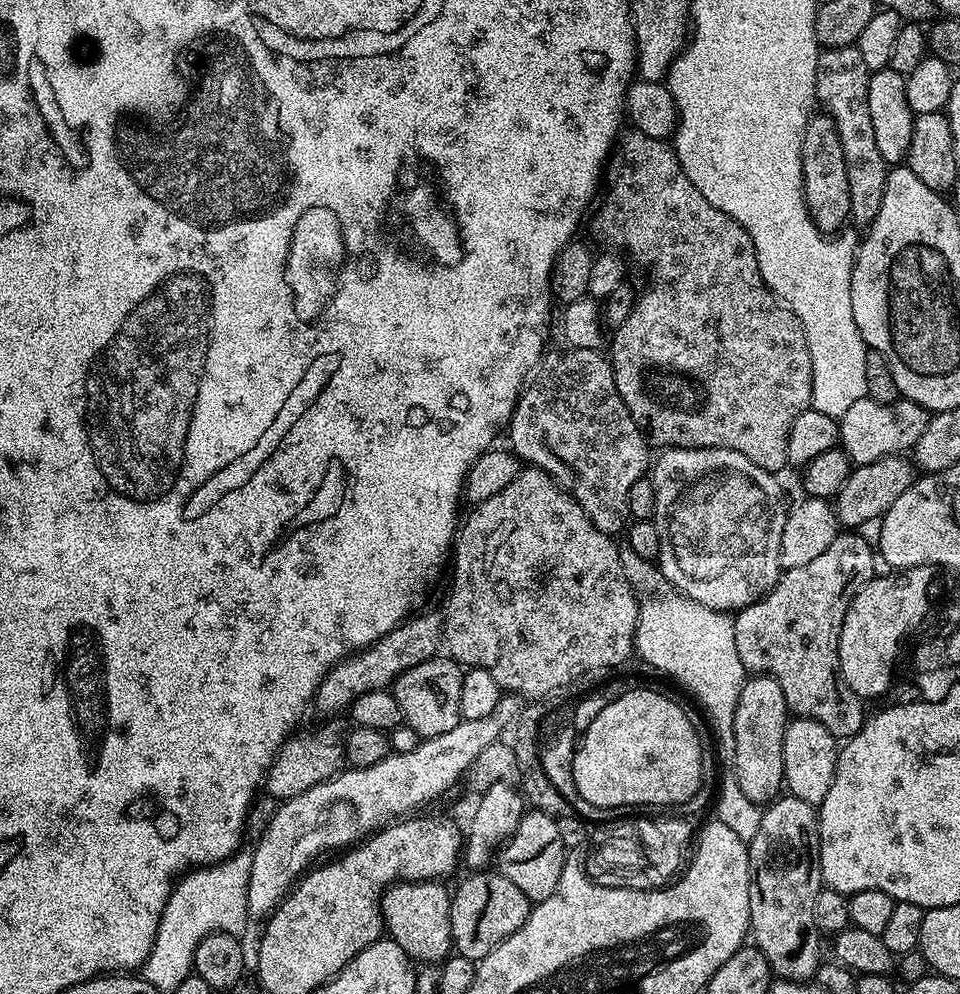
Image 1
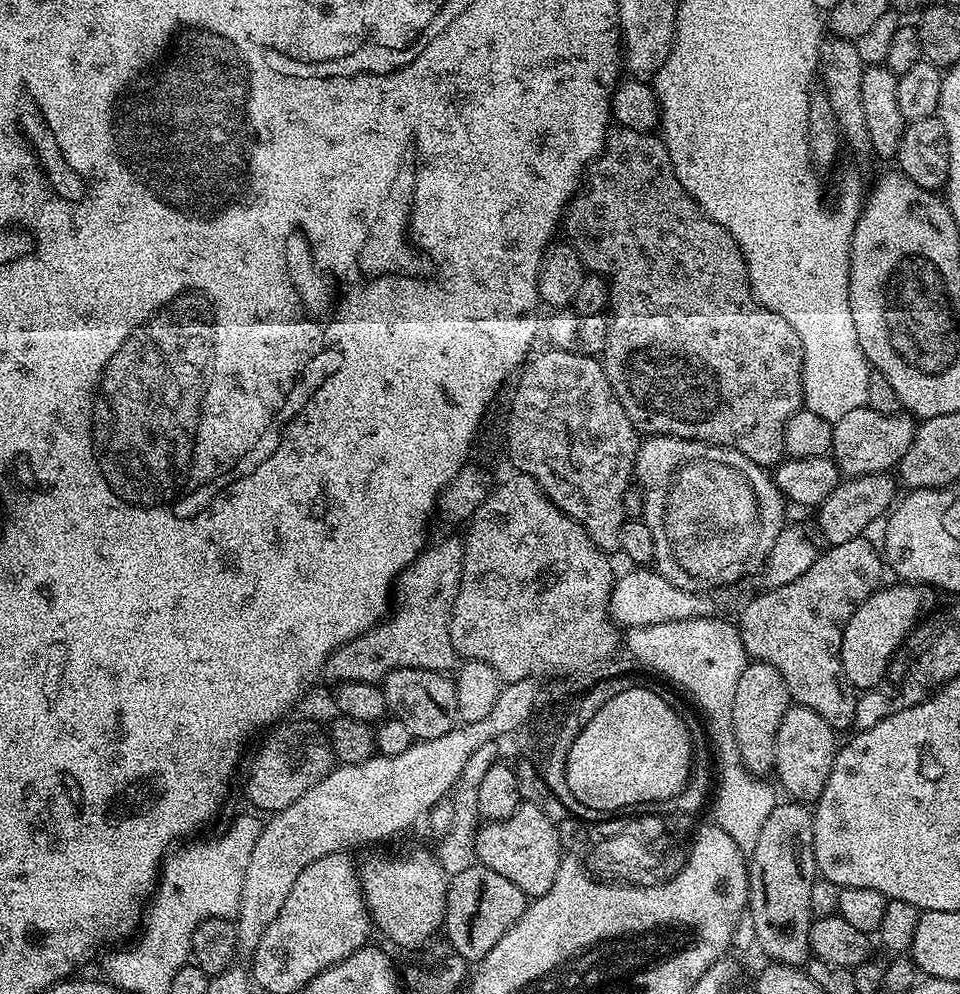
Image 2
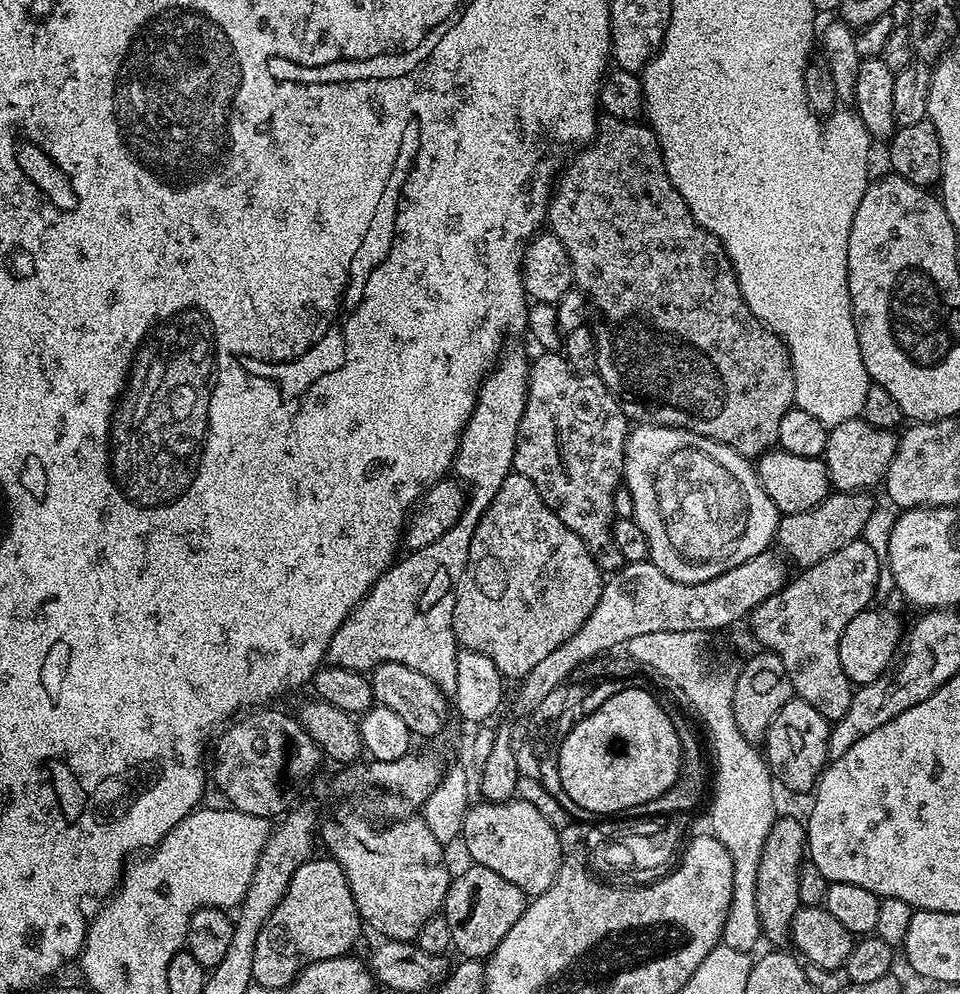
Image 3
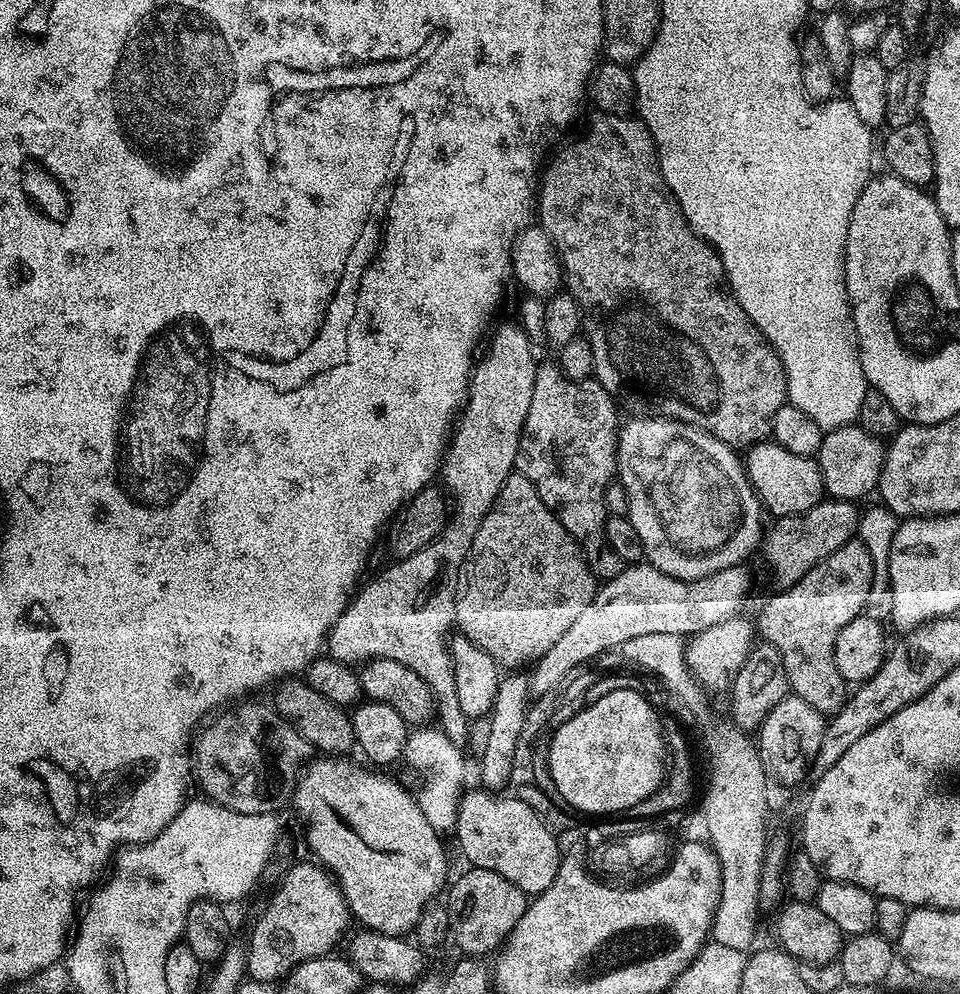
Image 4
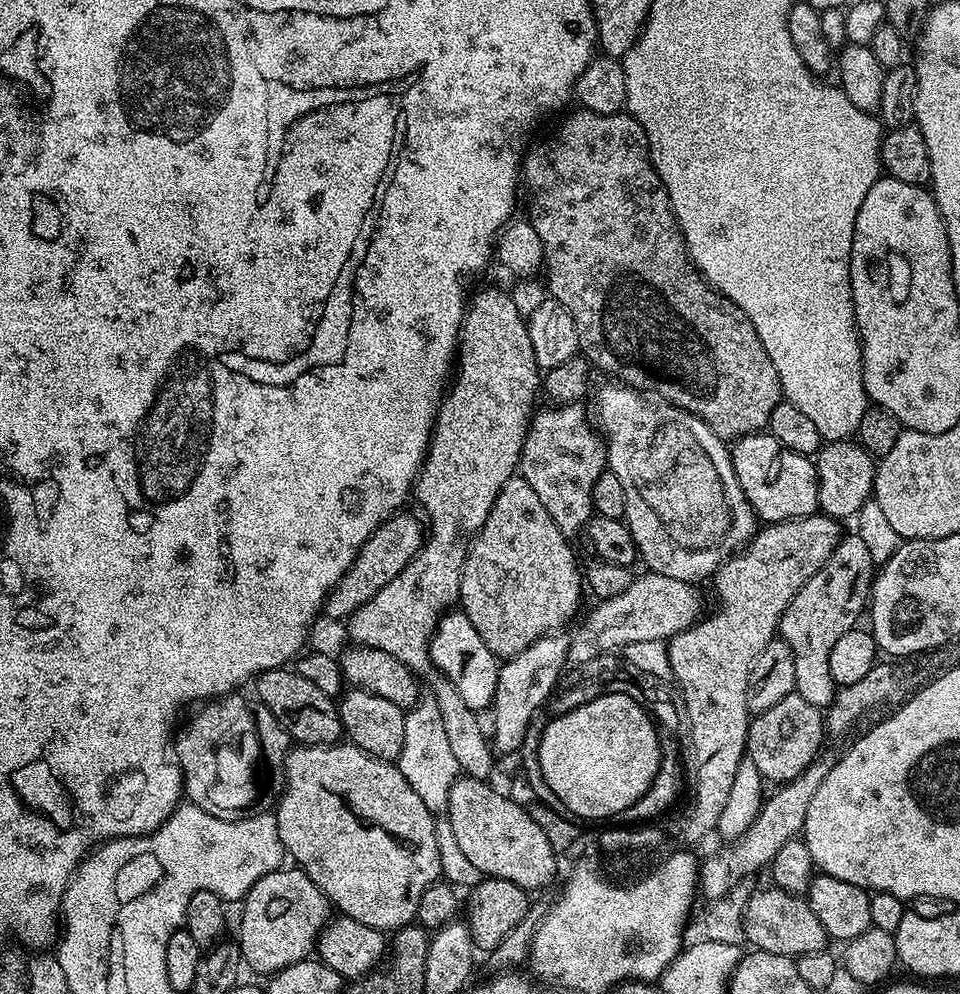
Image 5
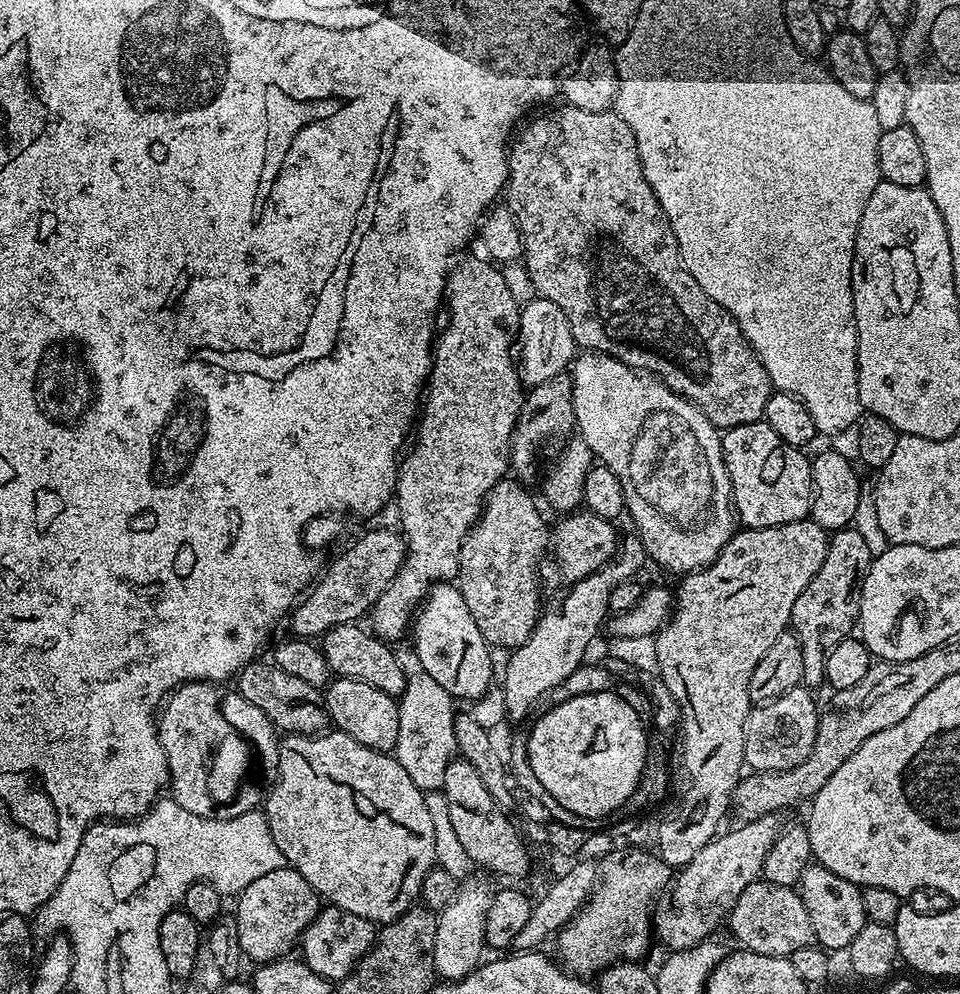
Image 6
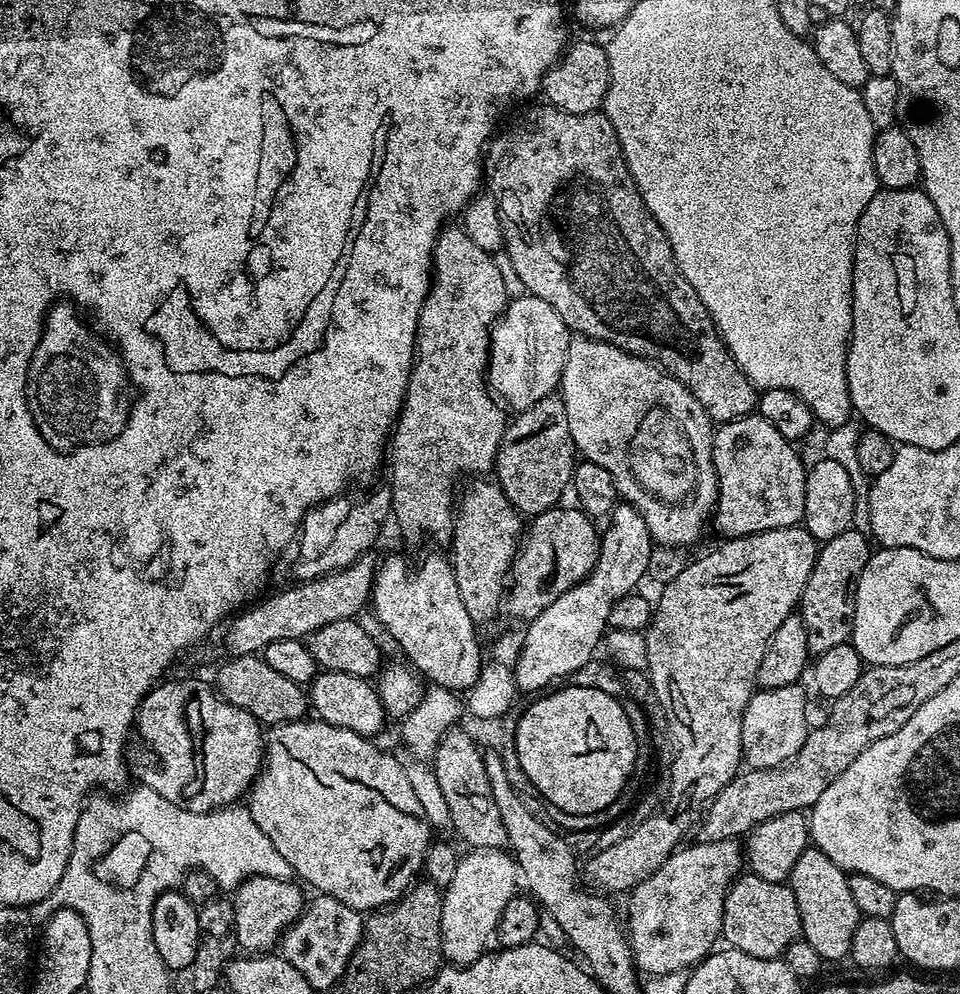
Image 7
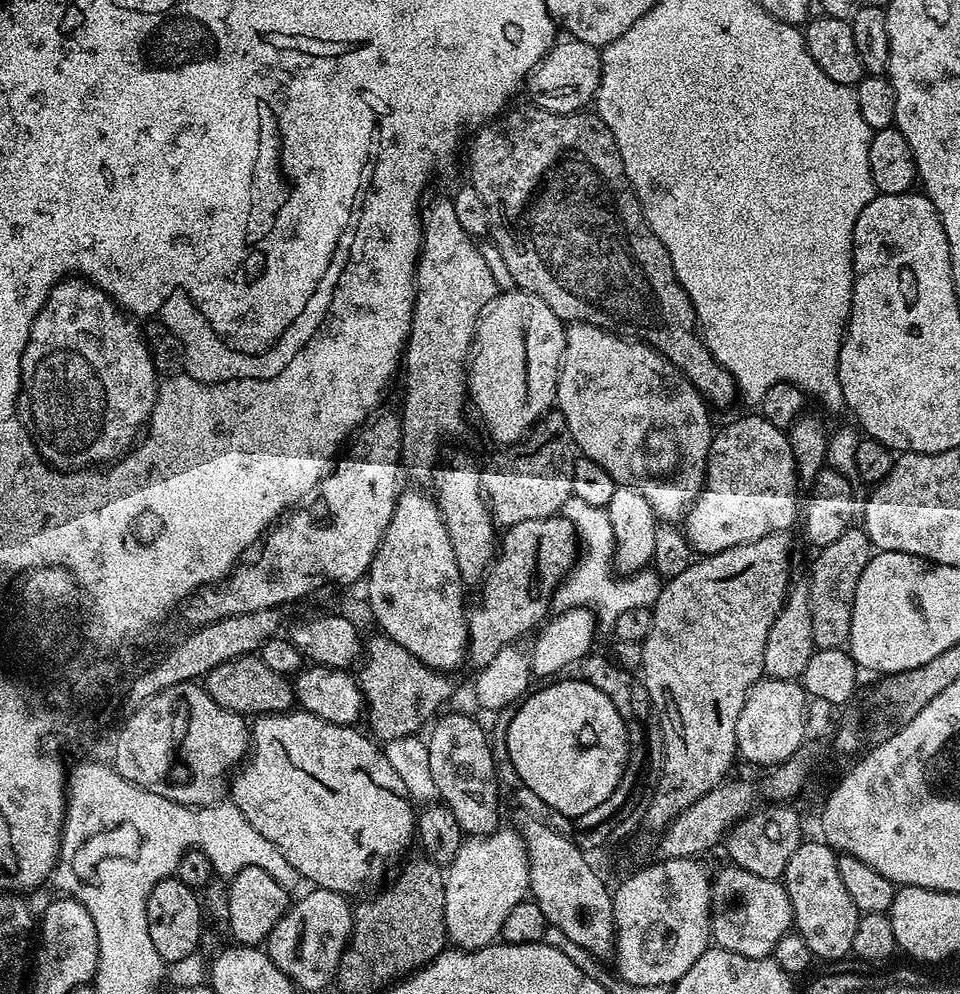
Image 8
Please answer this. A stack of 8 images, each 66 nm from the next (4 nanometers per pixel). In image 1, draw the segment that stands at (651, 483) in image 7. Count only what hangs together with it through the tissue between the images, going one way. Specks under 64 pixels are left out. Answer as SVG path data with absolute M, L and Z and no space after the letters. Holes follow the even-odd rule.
M666 448L655 457L650 468L650 479L654 486L654 519L660 535L660 558L658 567L661 574L668 579L675 591L697 600L702 606L710 606L719 612L735 613L737 610L750 606L762 599L766 593L780 580L780 547L782 546L782 530L786 526L789 505L784 504L784 492L773 473L762 470L750 462L742 454L725 448Z

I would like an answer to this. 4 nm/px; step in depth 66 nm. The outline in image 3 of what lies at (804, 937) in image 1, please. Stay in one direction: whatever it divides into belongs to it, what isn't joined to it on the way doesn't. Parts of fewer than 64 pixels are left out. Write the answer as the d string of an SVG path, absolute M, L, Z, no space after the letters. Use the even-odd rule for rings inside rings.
M781 815L774 822L770 834L766 834L766 844L762 846L762 862L758 862L758 918L765 937L773 940L773 945L789 939L790 925L794 914L801 908L798 896L800 869L806 860L808 833L803 819Z

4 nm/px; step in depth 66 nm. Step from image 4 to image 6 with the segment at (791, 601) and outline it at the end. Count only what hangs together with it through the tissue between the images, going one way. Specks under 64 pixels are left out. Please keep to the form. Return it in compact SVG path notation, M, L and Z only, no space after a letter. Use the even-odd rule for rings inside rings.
M853 526L831 533L826 558L818 574L810 578L810 586L806 586L806 590L798 594L798 602L794 602L790 628L802 646L803 683L809 689L816 690L819 684L825 683L826 658L830 650L834 650L838 642L849 639L857 627L862 582L873 559L865 539Z

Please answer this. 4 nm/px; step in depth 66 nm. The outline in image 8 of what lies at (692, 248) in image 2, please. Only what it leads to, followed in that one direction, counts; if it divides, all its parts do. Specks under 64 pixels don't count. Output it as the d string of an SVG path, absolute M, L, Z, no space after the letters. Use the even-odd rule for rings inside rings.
M528 106L525 112L505 111L499 118L485 124L479 132L475 133L473 140L476 141L468 152L468 176L472 179L470 188L478 194L478 198L482 198L482 202L486 202L488 236L491 243L498 246L498 254L502 254L517 289L542 298L542 302L546 302L546 306L554 310L559 320L573 324L593 324L608 332L615 332L618 336L635 338L642 344L649 344L655 352L665 356L698 389L709 405L717 404L718 407L724 408L732 399L734 401L737 399L734 378L712 357L710 350L704 345L704 338L700 335L696 322L696 308L690 302L686 290L682 290L682 286L676 281L674 266L670 262L670 254L666 246L662 246L662 242L645 222L644 211L640 208L636 192L626 178L620 151L614 142L614 134L610 134L606 122L602 122L600 116L588 110L558 114L547 112L545 108Z

